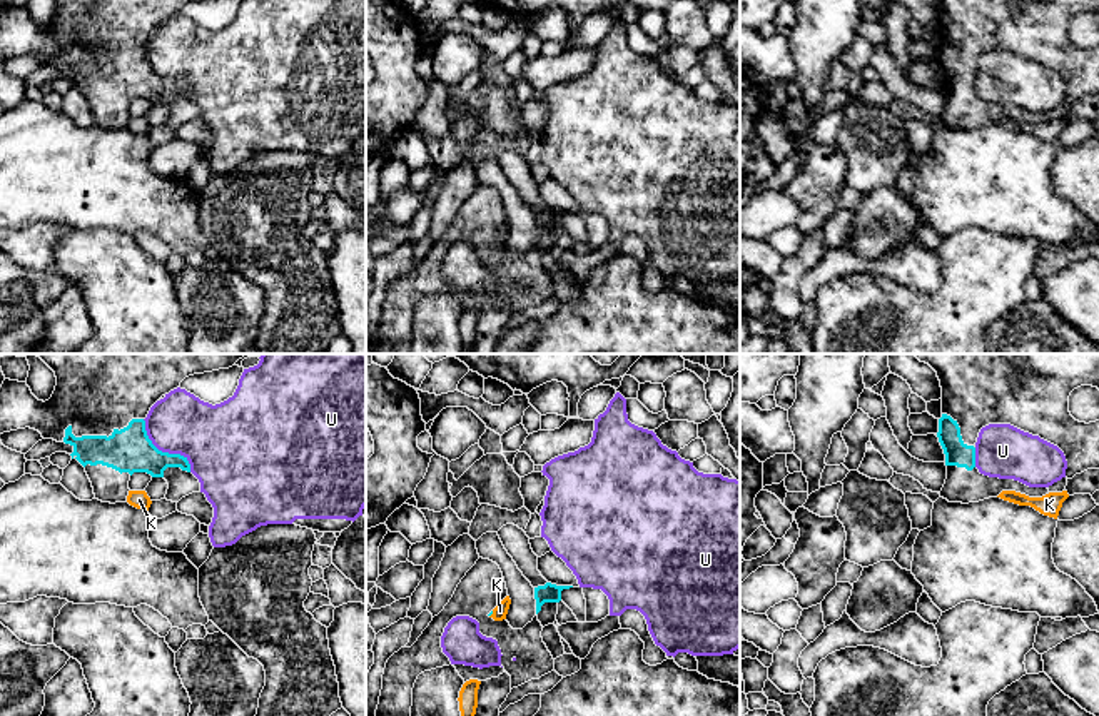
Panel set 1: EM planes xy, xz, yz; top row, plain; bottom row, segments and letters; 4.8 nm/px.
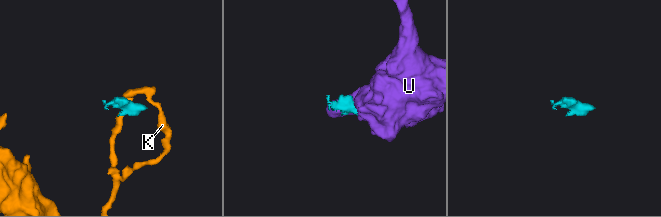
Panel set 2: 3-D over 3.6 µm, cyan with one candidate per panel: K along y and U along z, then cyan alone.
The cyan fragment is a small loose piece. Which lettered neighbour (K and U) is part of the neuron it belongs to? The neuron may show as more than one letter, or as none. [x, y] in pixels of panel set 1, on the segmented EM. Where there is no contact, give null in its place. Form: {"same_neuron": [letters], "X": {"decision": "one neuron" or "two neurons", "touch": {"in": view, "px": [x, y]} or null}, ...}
{"same_neuron": [], "K": {"decision": "two neurons", "touch": {"in": "xz", "px": [491, 613]}}, "U": {"decision": "two neurons", "touch": {"in": "xy", "px": [164, 453]}}}

